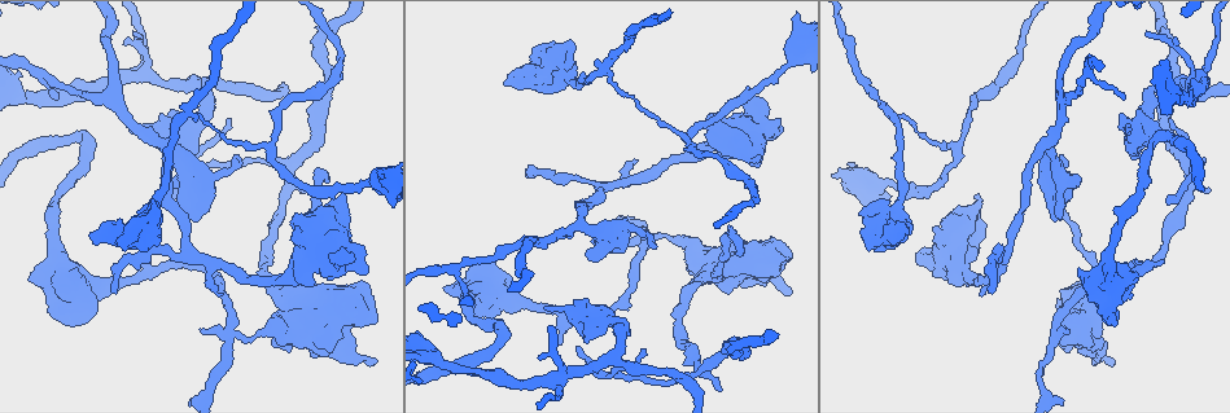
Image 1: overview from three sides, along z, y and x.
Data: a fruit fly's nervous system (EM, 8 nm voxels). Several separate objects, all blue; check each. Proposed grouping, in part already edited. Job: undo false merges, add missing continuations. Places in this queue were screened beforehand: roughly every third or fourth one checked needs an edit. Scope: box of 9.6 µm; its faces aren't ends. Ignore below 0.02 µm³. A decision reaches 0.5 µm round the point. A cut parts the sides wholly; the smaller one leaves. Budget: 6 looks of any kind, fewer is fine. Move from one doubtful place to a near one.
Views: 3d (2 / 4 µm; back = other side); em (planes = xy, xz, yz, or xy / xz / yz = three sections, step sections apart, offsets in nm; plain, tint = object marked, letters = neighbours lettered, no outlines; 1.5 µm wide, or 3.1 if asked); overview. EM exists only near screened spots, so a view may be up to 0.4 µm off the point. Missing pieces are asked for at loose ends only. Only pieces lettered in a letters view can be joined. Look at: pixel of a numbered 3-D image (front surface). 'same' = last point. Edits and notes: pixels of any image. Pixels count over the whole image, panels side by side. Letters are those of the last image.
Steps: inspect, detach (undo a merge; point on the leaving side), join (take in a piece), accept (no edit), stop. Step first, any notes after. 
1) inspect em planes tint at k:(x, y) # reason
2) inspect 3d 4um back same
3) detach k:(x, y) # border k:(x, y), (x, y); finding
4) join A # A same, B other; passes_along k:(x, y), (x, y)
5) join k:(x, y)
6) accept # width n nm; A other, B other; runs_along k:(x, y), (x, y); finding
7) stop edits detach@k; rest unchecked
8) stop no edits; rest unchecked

inspect em xy step 4 tint at 1:(1056, 335) # abrupt turn

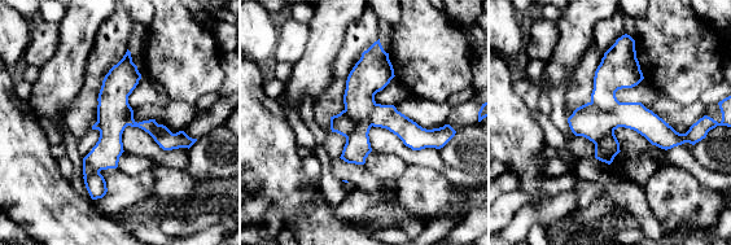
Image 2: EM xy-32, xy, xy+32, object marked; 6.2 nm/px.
inspect em planes letters same # another direction

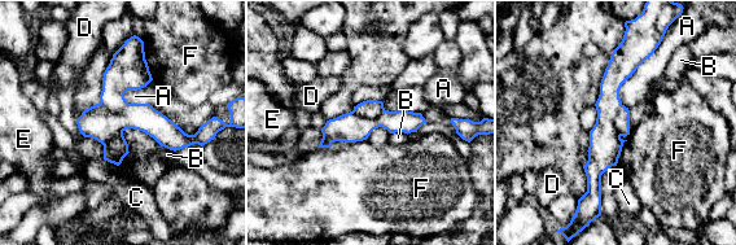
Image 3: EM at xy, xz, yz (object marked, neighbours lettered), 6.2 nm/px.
detach 3:(369, 109) # A other, B other, C other, D other, E other, F other; part_leaving 3:(647, 52), (610, 83), (592, 197); a second neuron is stuck on

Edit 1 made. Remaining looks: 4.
inspect overview # see it whole again

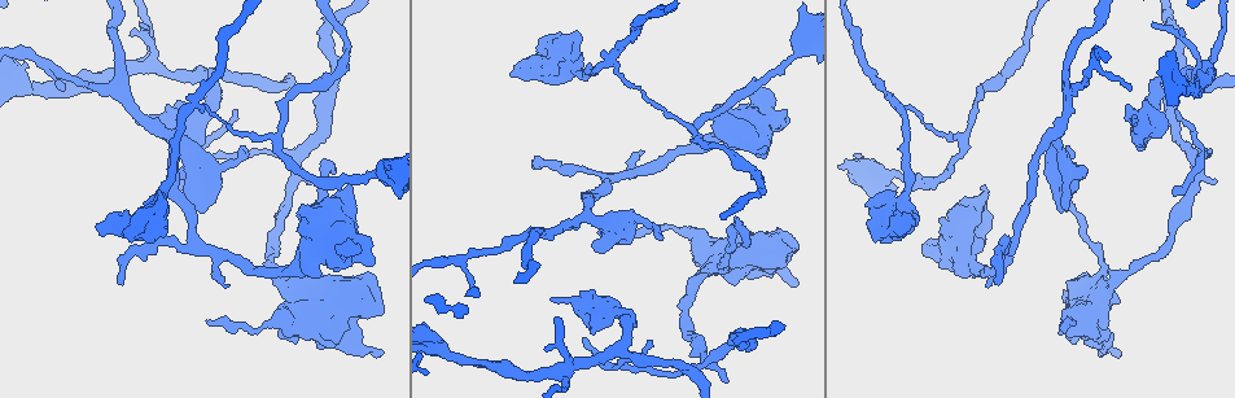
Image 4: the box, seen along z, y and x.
inspect em planes letters at 4:(1174, 113) # an open end

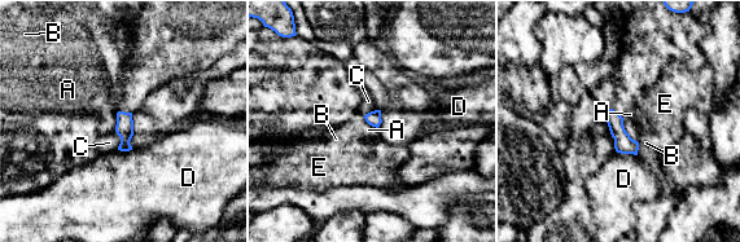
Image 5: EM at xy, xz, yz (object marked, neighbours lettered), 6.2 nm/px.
accept # A other, B other, C other, D other, E other; border 5:(114, 131), (119, 137), (118, 149); no lettered piece goes on from it

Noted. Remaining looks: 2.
inspect em planes letters at 4:(1097, 349) # thick end

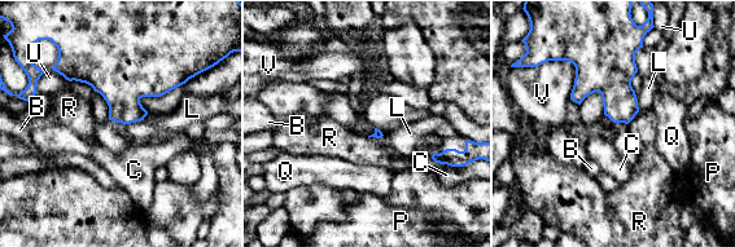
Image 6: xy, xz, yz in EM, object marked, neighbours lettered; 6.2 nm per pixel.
accept # B other, C other, L other, P other, Q other, R other, U other, V other; border 6:(639, 111), (628, 124); none of them fits

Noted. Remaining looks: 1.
stop edits detach@3; rest unchecked

